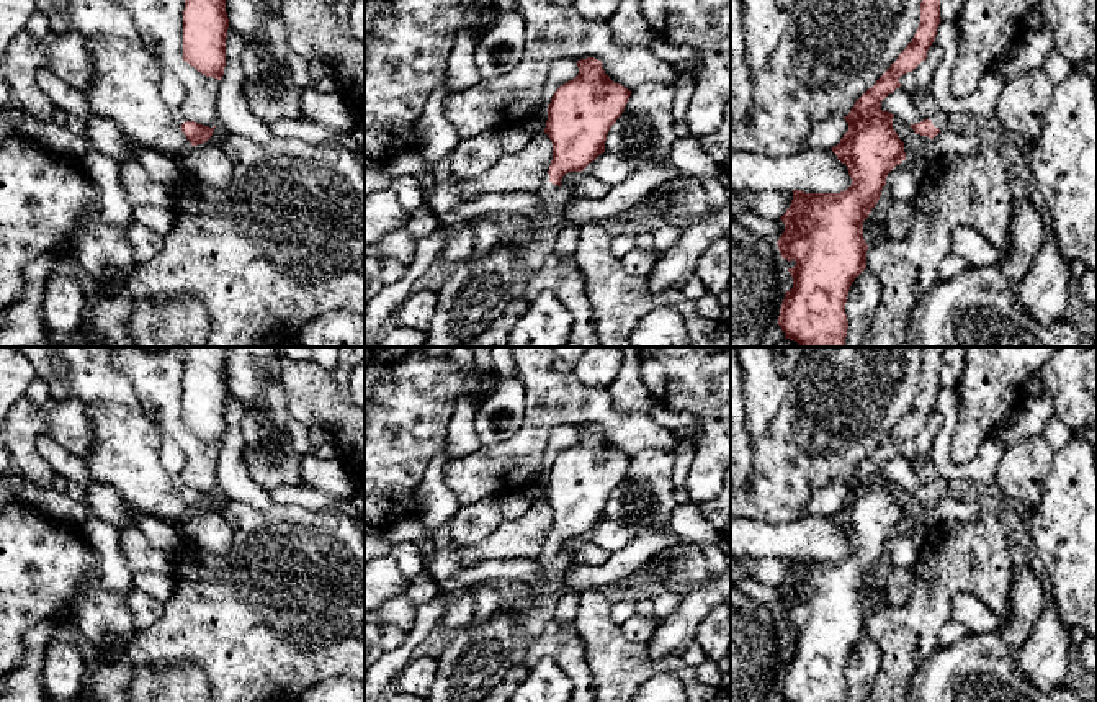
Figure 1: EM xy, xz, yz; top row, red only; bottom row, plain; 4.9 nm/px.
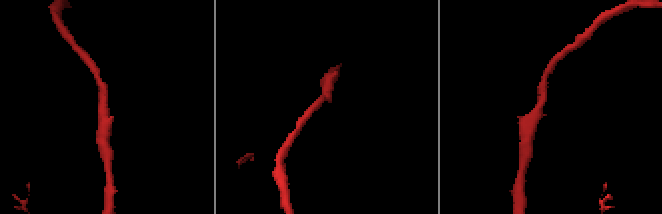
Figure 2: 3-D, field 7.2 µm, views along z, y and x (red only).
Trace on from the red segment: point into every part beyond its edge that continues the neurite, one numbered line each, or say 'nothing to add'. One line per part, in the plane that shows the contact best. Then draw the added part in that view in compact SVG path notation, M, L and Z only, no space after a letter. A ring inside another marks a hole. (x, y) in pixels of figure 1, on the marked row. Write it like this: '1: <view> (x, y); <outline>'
1: xz (548, 193); M546 172L544 173L544 182L543 182L541 188L536 193L538 193L540 200L541 200L541 203L556 205L556 201L561 196L561 187L559 185L553 185L549 182L549 173Z

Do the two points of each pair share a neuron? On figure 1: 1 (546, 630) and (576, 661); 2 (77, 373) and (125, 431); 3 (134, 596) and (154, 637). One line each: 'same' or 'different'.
1: same
2: same
3: different

